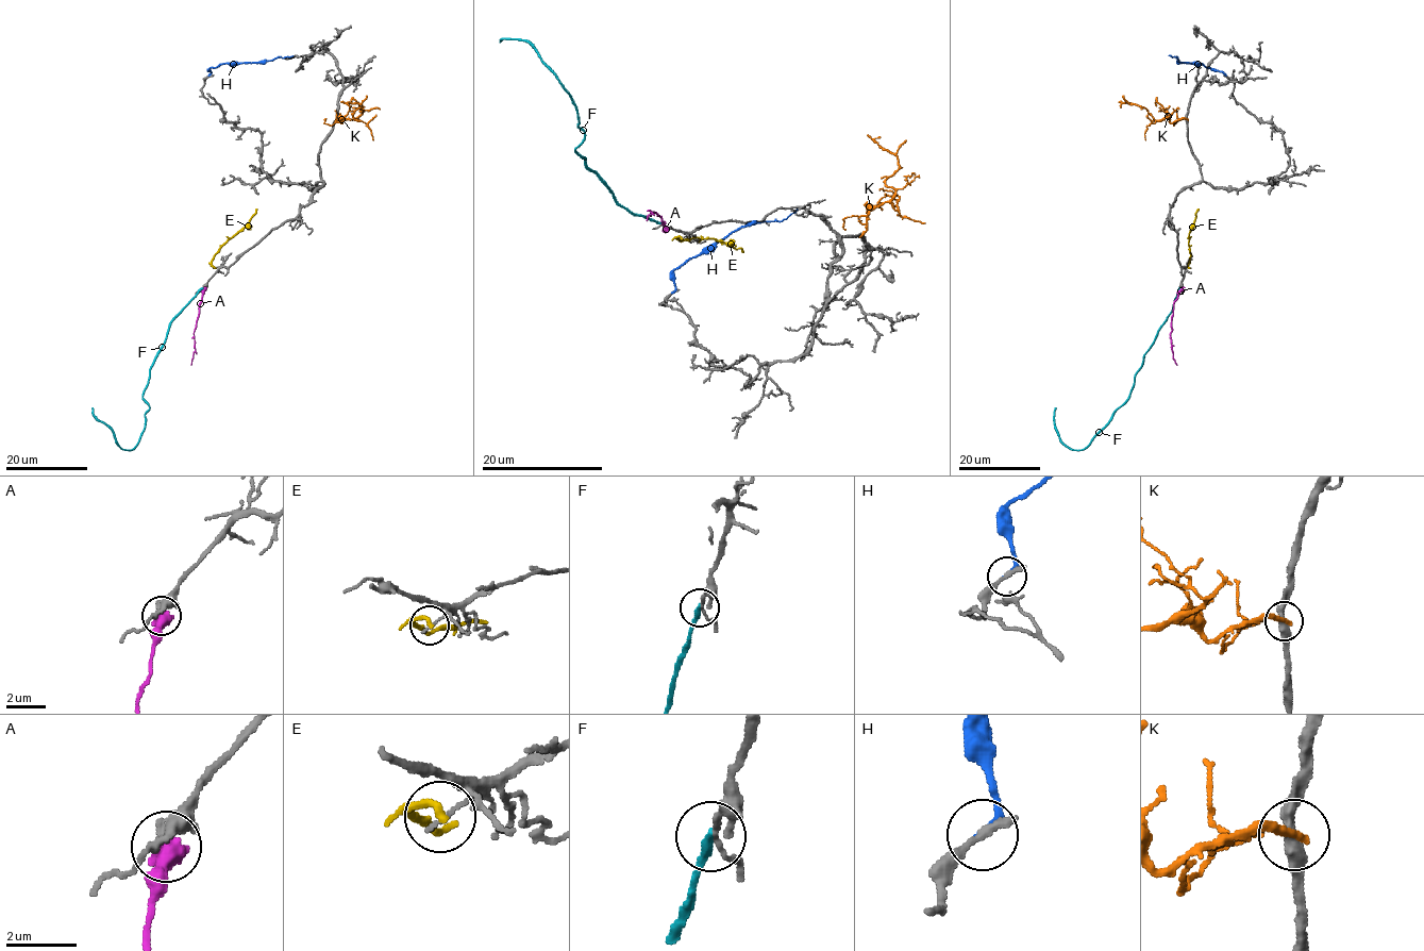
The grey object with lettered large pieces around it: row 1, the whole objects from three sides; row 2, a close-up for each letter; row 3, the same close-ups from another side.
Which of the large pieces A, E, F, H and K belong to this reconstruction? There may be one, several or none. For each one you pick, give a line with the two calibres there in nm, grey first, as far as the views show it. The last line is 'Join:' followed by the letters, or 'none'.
Join: none

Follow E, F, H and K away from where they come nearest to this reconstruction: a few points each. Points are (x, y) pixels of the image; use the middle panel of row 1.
E: (681, 238), (676, 236), (680, 239), (716, 238), (742, 252)
F: (660, 223), (632, 214), (616, 200), (574, 150), (584, 132), (578, 111), (532, 46), (523, 39), (501, 42)
H: (673, 293), (673, 271), (690, 260), (708, 252), (741, 228), (763, 221), (782, 221), (798, 207)
K: (860, 235), (866, 216), (895, 192), (885, 181), (899, 167), (898, 157), (867, 134)

